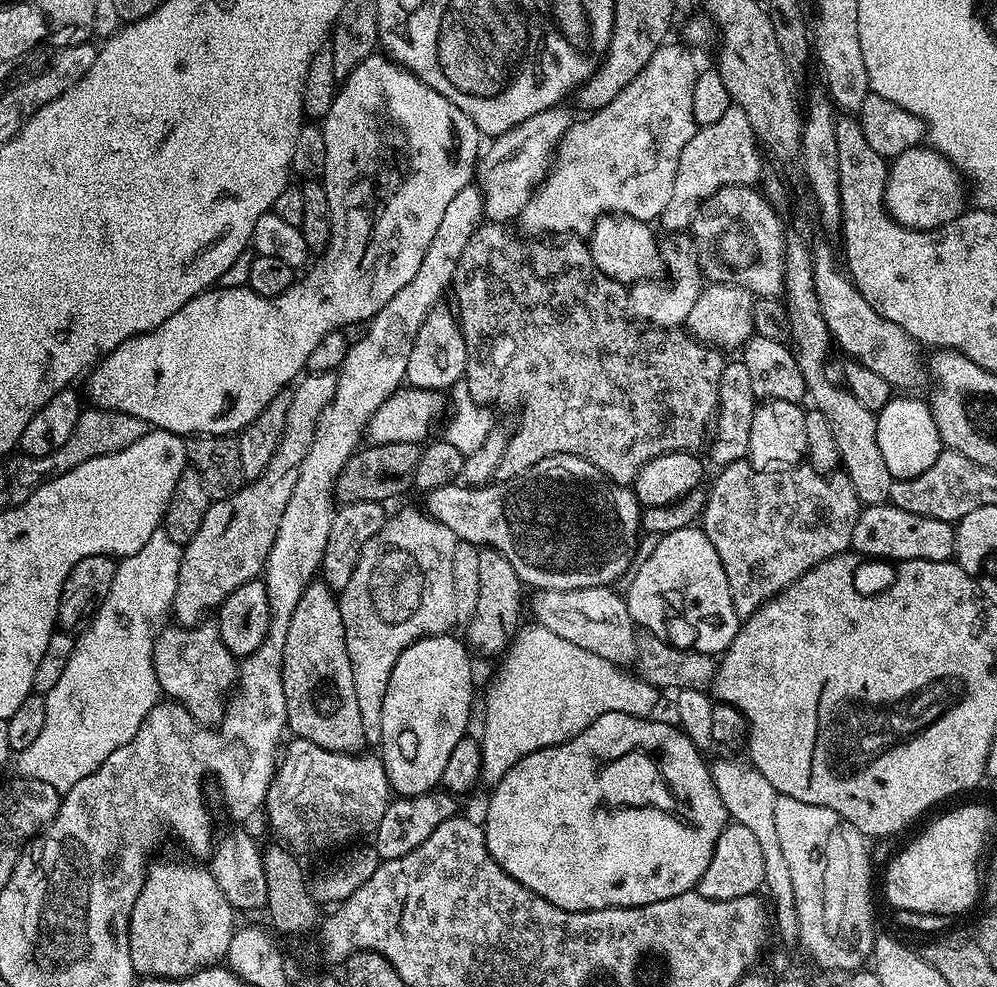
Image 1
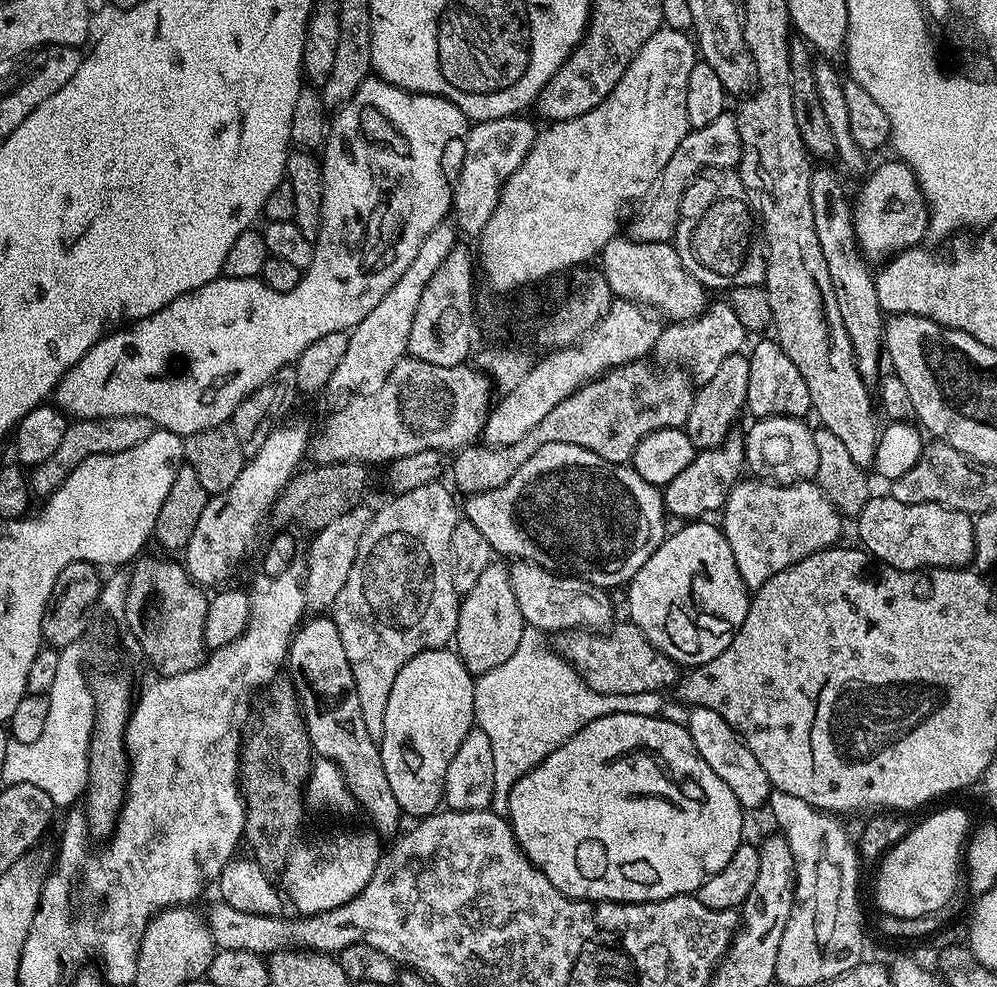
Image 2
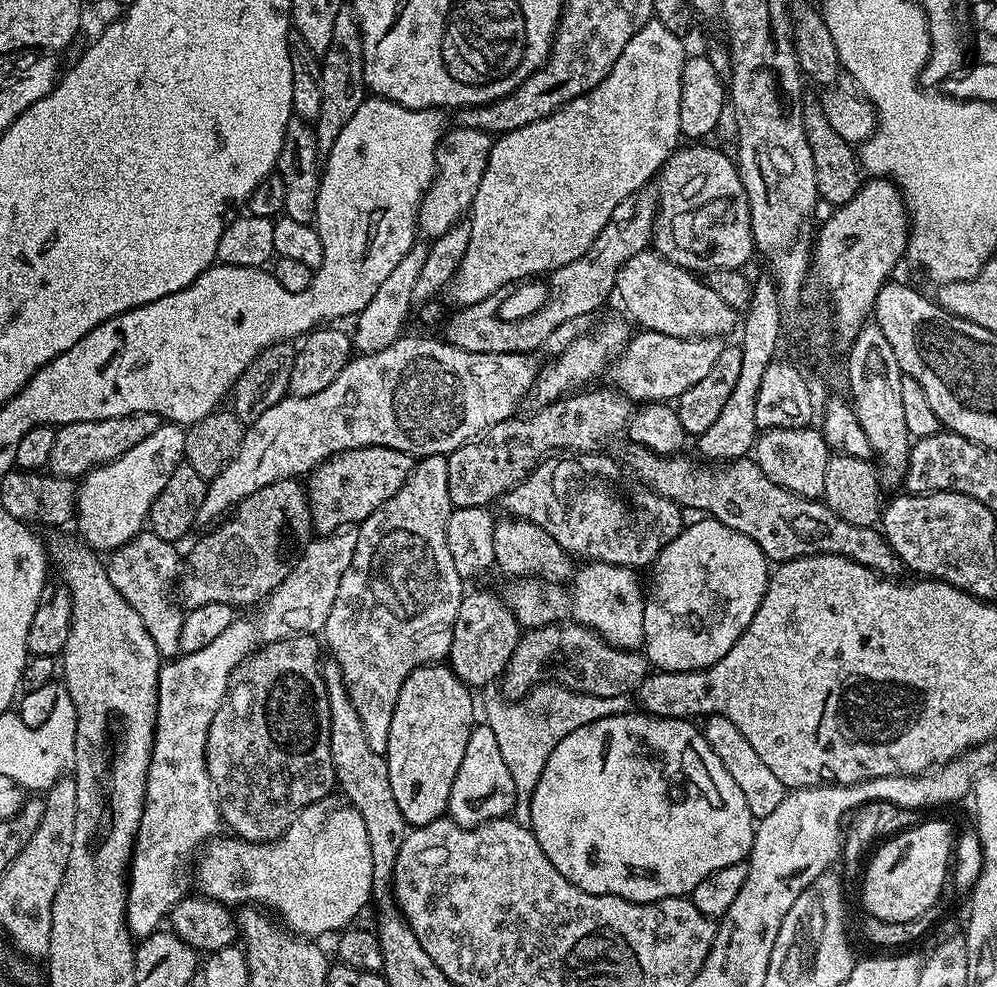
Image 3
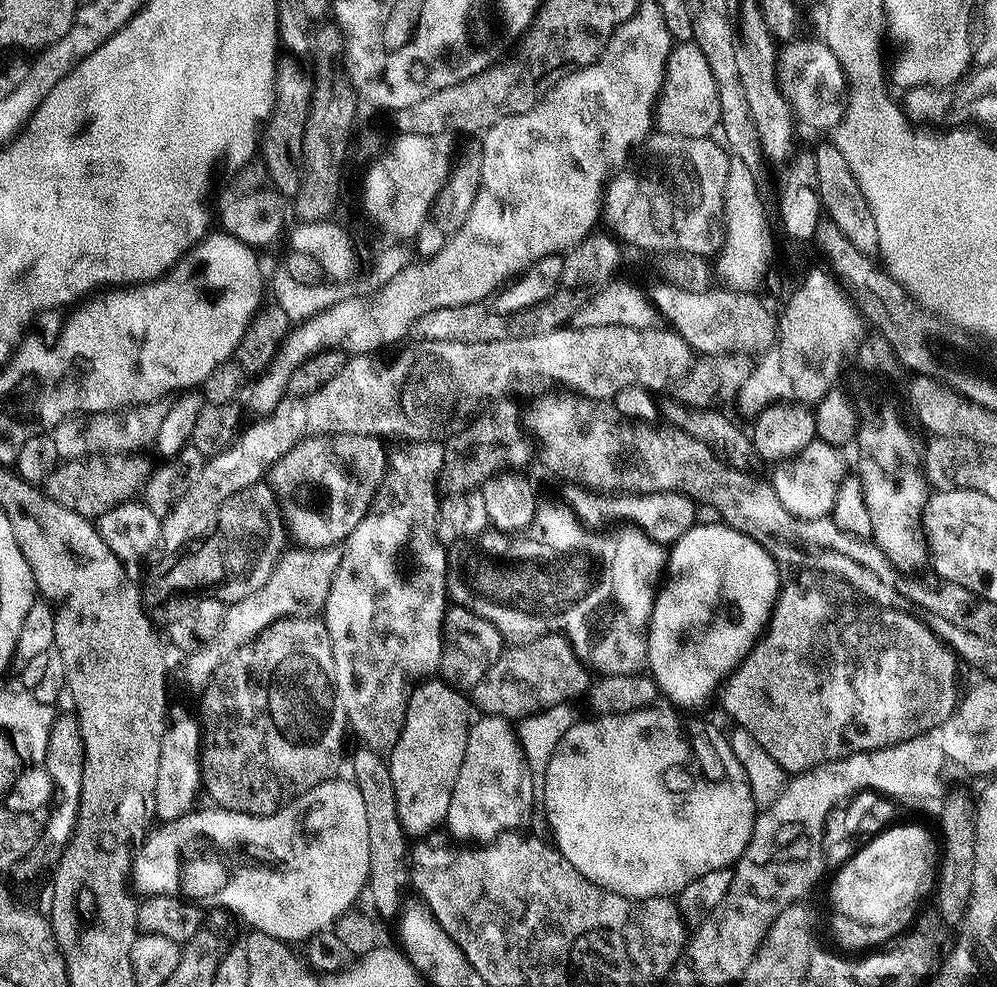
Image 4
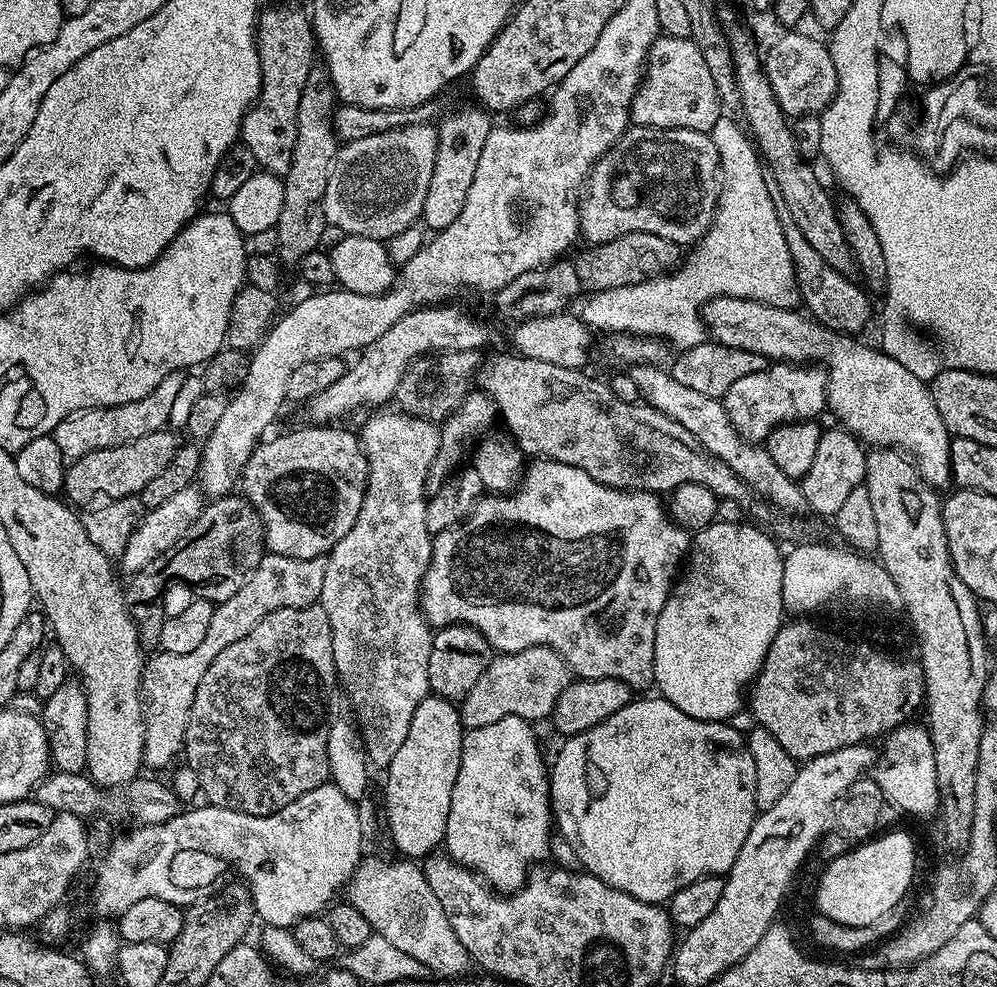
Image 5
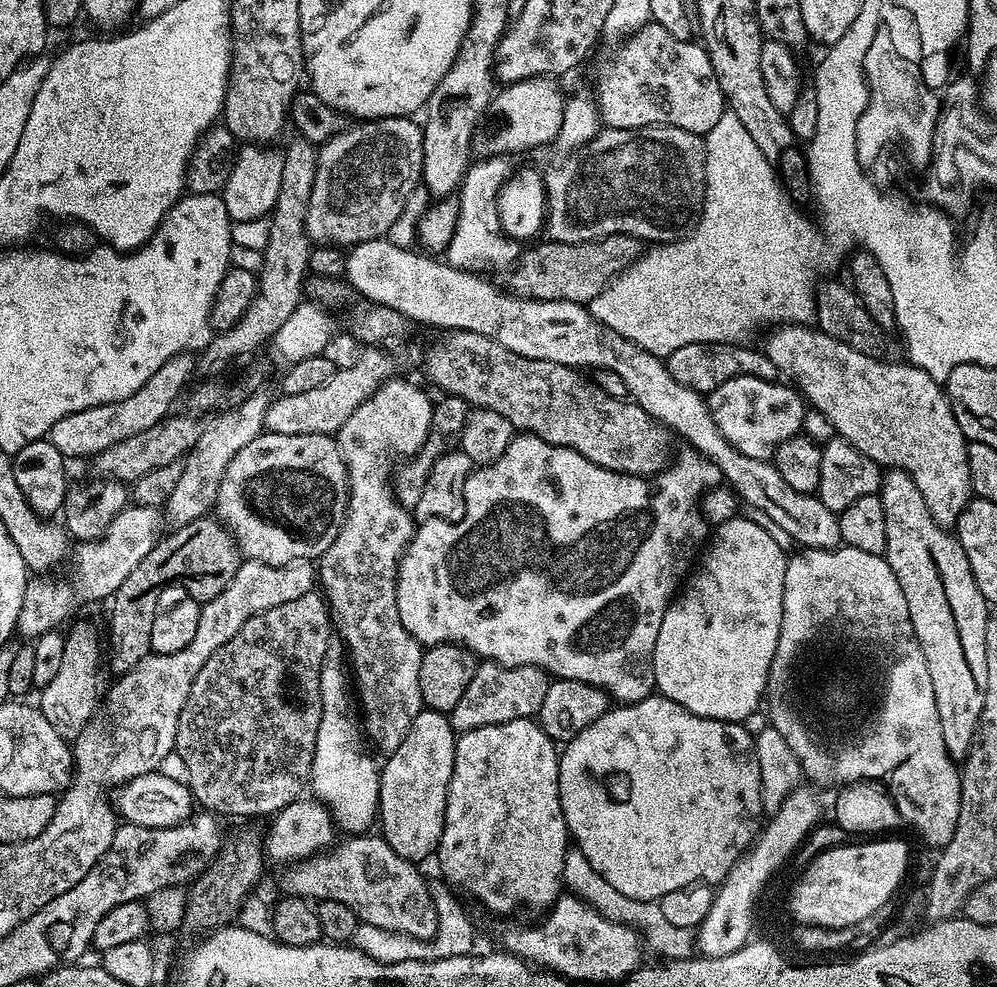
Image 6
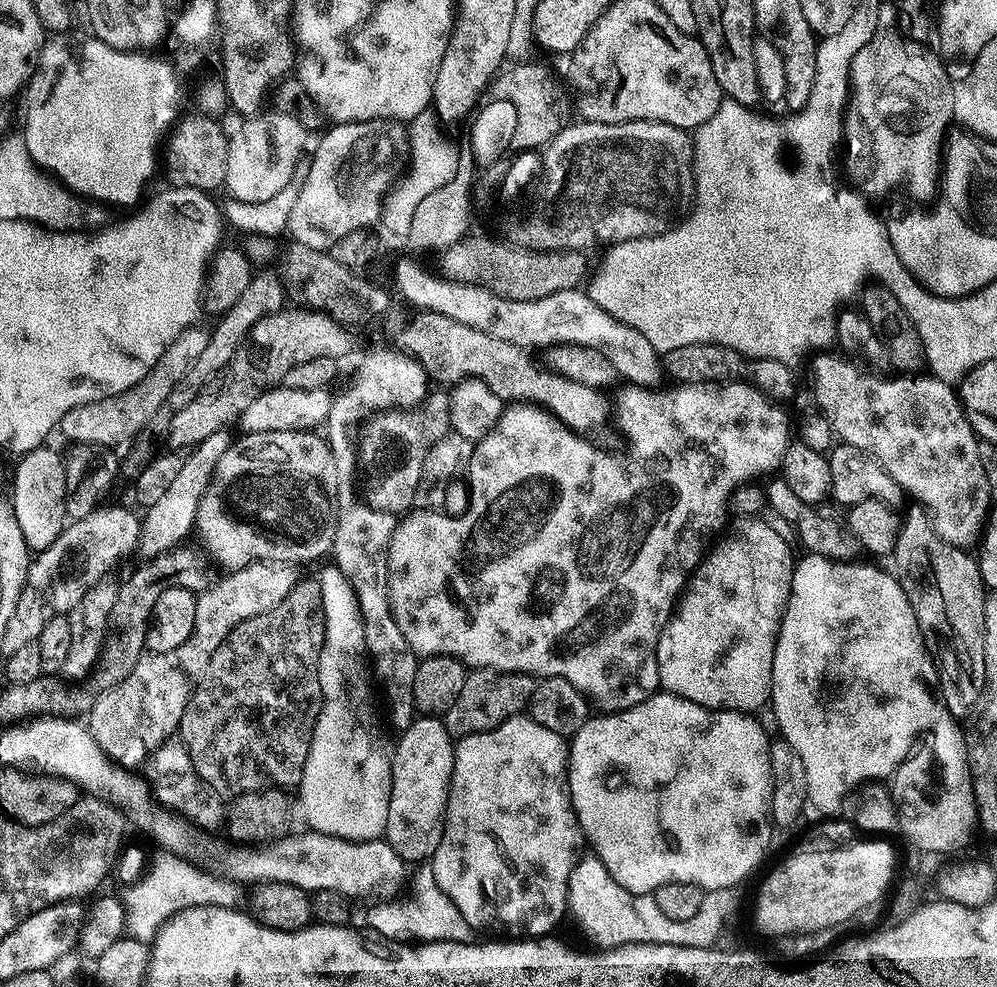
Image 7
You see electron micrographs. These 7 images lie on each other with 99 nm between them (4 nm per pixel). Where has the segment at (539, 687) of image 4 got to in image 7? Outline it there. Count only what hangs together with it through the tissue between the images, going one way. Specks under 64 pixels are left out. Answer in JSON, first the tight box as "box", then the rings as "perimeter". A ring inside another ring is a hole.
{"box":[442,668,537,738],"perimeter":[[[491,668],[469,671],[454,706],[442,717],[446,730],[453,738],[494,730],[527,709],[536,686],[537,681],[523,672],[493,672]]]}

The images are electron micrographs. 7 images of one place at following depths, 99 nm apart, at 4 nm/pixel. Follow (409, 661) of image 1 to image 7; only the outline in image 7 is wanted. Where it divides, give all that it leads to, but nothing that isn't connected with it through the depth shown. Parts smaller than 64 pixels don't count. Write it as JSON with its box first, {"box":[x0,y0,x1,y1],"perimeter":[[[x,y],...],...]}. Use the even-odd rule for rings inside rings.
{"box":[383,716,454,862],"perimeter":[[[420,716],[399,733],[392,750],[390,808],[386,814],[383,839],[405,862],[431,861],[438,842],[442,842],[444,811],[448,787],[454,770],[454,738],[446,730],[443,719]]]}

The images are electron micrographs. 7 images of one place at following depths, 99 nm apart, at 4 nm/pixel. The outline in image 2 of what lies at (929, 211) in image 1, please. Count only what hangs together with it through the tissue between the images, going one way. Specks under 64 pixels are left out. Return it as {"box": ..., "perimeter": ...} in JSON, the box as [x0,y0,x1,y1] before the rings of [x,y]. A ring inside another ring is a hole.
{"box":[852,158,929,261],"perimeter":[[[891,158],[885,164],[880,164],[872,173],[867,173],[868,178],[864,182],[860,193],[855,193],[854,207],[852,209],[853,228],[856,231],[856,243],[859,250],[869,261],[887,261],[898,252],[907,252],[925,243],[924,238],[929,235],[928,204],[920,184],[916,181],[916,175],[910,165],[899,158]]]}

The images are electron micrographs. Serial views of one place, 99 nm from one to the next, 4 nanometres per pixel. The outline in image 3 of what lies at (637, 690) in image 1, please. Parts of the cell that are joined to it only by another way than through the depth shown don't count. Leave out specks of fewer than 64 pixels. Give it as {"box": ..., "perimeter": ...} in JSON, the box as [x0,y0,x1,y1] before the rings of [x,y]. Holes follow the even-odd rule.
{"box":[483,682,629,798],"perimeter":[[[541,682],[518,700],[497,698],[488,704],[483,719],[494,730],[494,739],[498,742],[498,751],[502,754],[502,762],[514,780],[516,795],[520,798],[531,797],[538,778],[542,778],[542,770],[546,770],[546,762],[550,762],[550,754],[554,754],[554,746],[566,738],[566,734],[574,734],[578,726],[590,726],[590,722],[598,722],[607,716],[619,716],[629,711],[628,696],[591,696],[572,691],[571,687],[560,684]]]}

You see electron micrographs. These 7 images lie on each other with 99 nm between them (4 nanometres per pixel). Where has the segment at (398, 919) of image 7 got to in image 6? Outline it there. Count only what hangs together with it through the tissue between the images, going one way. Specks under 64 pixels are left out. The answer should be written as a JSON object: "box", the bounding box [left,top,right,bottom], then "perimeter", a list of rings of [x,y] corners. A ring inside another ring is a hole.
{"box":[353,878,474,964],"perimeter":[[[436,878],[429,883],[429,892],[435,904],[438,926],[436,933],[432,937],[430,944],[411,944],[406,938],[399,938],[395,933],[384,931],[369,924],[361,924],[359,930],[353,936],[355,947],[368,956],[383,964],[392,964],[394,961],[404,960],[440,960],[443,957],[456,957],[469,955],[474,946],[474,926],[460,904],[454,896],[455,891],[443,880]]]}

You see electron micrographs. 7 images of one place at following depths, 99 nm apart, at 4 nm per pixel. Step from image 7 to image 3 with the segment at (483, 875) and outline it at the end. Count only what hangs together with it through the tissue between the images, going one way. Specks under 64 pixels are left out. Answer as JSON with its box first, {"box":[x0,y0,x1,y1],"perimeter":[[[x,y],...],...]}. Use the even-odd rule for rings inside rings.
{"box":[447,722,518,828],"perimeter":[[[480,722],[473,727],[470,742],[466,742],[466,754],[462,754],[462,766],[454,774],[454,786],[450,786],[450,802],[447,815],[458,826],[473,828],[488,820],[498,820],[509,815],[508,812],[518,803],[514,780],[502,762],[498,751],[498,742],[494,739],[494,730],[487,722]]]}

